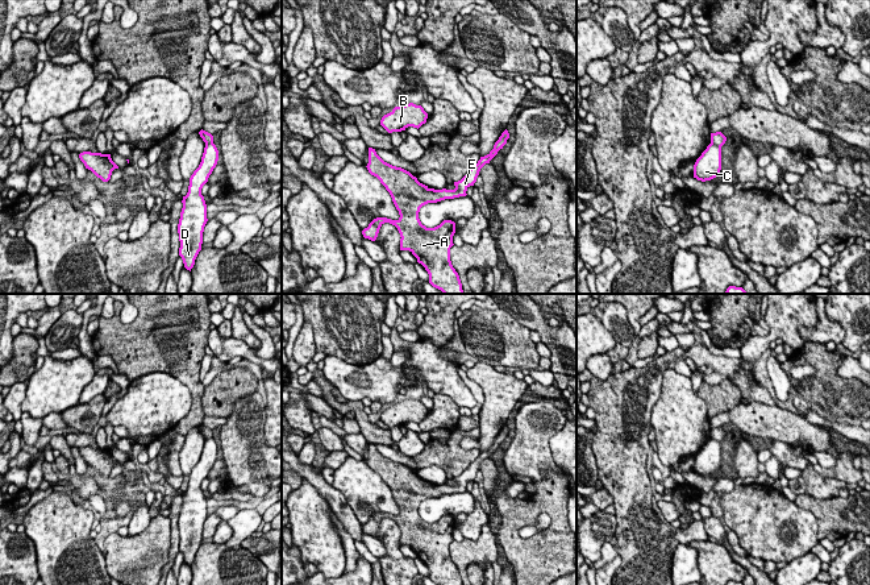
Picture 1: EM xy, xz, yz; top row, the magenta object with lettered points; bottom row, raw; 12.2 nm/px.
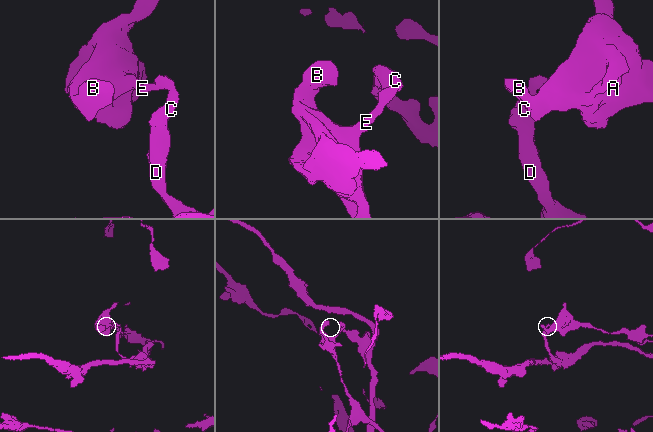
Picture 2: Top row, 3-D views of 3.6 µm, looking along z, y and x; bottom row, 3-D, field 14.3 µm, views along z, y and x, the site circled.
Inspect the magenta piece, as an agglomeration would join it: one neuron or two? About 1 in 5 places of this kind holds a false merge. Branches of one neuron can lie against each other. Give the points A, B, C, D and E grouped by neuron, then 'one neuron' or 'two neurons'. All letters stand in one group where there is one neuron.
groups A B E / C D; two neurons

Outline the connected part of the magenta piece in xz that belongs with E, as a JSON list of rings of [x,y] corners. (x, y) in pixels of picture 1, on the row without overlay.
[[[499,432],[494,444],[458,477],[454,485],[434,485],[420,478],[409,466],[384,457],[369,443],[367,465],[376,472],[390,488],[400,513],[391,515],[387,513],[374,514],[362,526],[365,534],[375,536],[380,522],[384,518],[395,520],[400,528],[400,545],[409,545],[429,569],[429,578],[438,585],[462,585],[458,568],[450,556],[450,543],[455,528],[455,518],[444,515],[434,523],[426,523],[419,514],[420,503],[428,498],[437,498],[445,494],[466,491],[470,481],[474,481],[480,464],[490,459],[500,444],[507,439],[507,433]]]

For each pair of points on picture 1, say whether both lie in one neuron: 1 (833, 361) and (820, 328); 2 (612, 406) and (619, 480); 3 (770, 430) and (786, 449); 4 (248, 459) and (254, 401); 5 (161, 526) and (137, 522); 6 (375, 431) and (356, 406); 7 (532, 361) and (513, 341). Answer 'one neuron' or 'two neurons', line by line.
1: two neurons
2: one neuron
3: two neurons
4: one neuron
5: two neurons
6: one neuron
7: one neuron

